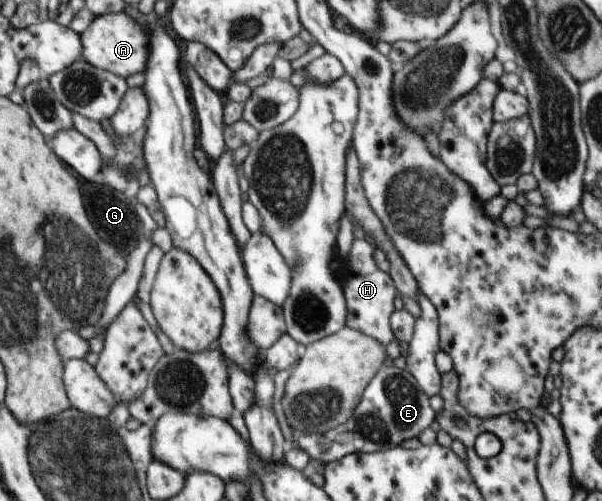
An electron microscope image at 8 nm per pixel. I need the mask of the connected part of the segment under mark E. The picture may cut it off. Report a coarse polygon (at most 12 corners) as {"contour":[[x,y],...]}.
{"contour":[[384,365],[345,423],[294,433],[323,464],[396,448],[436,419],[407,370]]}

